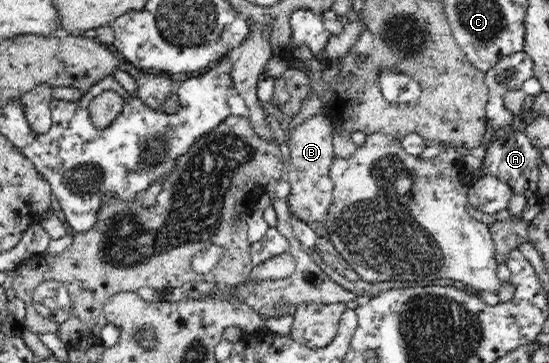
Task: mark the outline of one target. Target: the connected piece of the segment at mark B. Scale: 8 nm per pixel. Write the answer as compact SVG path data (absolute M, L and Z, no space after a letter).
M320 112L306 118L290 133L288 141L290 164L285 173L290 183L288 209L295 218L307 222L314 228L316 222L324 221L330 204L333 202L333 180L329 175L335 152L333 151L333 136L337 130L333 119L326 113Z

